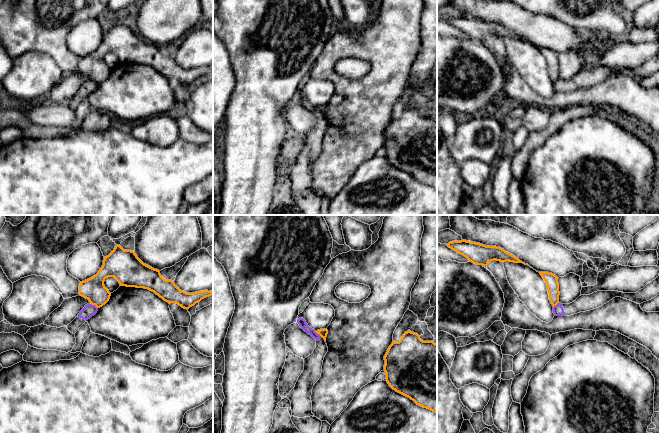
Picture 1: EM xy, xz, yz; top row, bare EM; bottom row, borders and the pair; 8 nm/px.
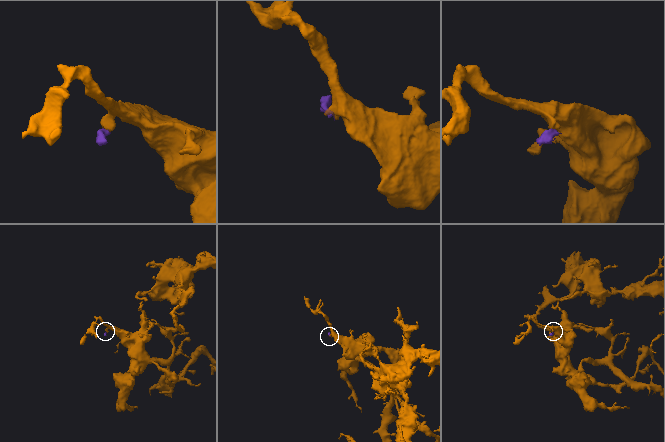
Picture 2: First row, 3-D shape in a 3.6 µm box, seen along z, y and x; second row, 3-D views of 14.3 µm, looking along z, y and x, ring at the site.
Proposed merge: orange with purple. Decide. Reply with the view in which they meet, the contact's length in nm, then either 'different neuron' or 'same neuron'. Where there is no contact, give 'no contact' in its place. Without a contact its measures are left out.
xy | 80 nm | different neuron

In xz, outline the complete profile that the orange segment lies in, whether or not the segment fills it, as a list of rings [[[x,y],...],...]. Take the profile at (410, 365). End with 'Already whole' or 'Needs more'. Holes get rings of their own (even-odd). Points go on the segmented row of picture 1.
[[[408,330],[399,342],[392,342],[384,360],[389,386],[417,405],[437,413],[437,344],[433,341],[423,341],[417,333]]]. Already whole

